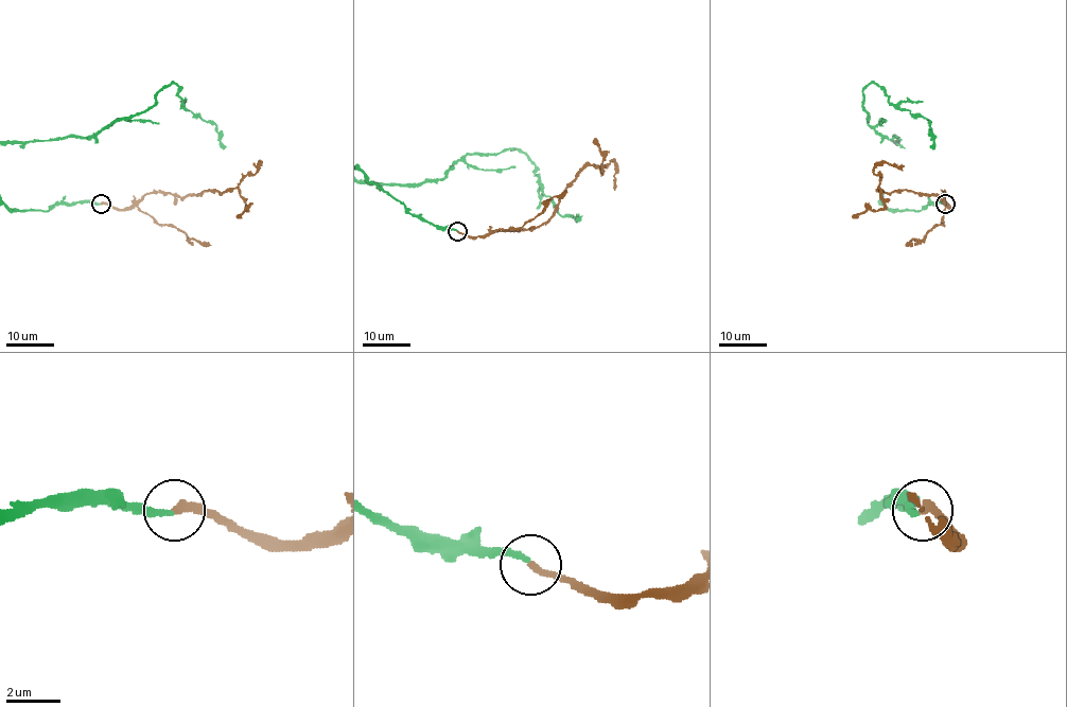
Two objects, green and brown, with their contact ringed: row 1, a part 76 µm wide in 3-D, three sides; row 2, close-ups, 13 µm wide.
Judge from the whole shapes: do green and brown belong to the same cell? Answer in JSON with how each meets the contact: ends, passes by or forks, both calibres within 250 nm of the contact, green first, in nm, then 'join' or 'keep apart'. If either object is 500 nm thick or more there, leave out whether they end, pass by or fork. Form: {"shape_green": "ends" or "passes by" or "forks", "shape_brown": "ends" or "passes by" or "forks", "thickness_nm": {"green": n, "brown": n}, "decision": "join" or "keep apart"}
{"shape_green": "ends", "shape_brown": "ends", "thickness_nm": {"green": 170, "brown": 280}, "decision": "join"}

